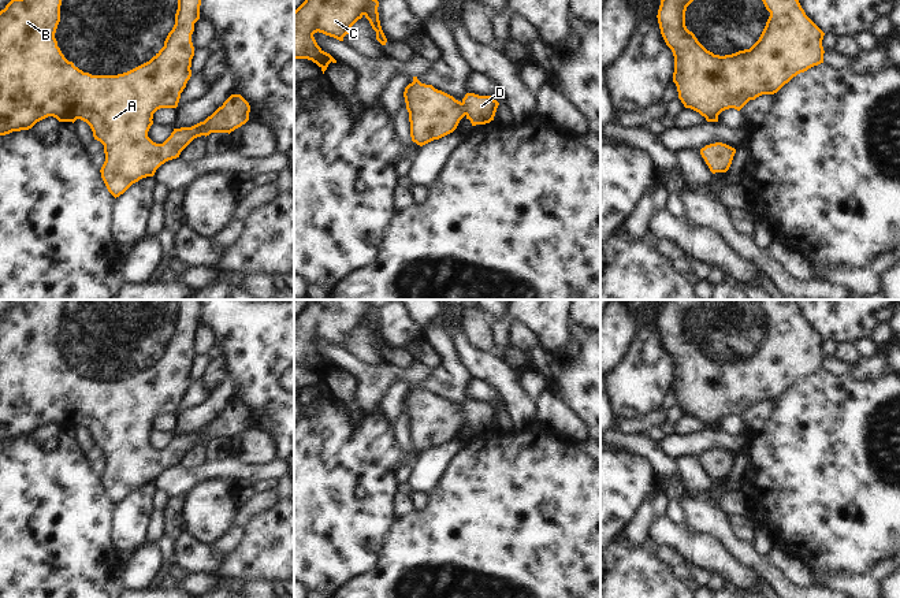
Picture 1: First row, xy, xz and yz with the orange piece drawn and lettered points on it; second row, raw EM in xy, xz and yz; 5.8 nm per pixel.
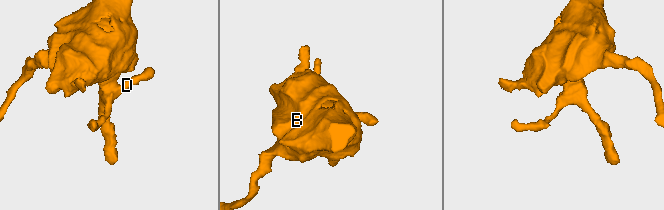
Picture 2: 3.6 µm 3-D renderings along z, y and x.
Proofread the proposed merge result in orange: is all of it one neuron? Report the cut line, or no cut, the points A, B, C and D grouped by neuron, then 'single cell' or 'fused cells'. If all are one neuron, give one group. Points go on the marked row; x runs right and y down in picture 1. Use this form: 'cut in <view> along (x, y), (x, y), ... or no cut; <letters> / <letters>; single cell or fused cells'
no cut; A B C D; single cell

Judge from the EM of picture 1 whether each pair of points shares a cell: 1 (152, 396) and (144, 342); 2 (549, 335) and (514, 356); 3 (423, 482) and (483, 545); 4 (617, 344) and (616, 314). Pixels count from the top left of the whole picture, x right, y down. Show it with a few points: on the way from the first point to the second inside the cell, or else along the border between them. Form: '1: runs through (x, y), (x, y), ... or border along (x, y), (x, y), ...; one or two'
1: runs through (144, 382), (144, 356); one
2: border along (508, 344), (501, 357); two
3: border along (449, 463), (443, 475), (427, 496); two
4: runs through (616, 337), (616, 320); one

